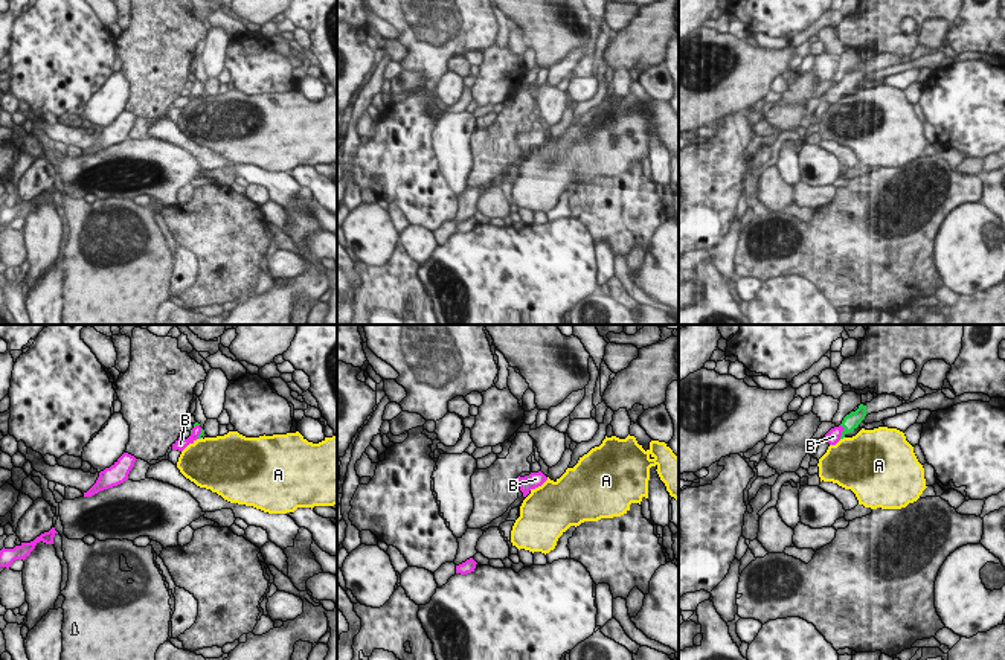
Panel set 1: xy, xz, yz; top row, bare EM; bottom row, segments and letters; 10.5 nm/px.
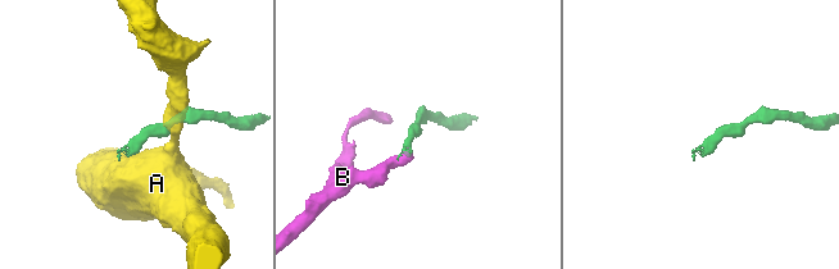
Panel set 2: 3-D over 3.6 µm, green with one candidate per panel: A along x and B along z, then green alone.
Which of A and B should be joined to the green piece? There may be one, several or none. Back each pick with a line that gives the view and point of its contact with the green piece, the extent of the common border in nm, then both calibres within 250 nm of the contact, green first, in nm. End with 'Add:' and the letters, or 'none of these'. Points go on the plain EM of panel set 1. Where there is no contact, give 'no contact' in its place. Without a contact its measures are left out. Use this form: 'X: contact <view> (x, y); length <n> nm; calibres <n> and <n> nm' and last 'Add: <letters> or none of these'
B: contact yz (842, 90); length 160 nm; calibres 170 and 160 nm
Add: B

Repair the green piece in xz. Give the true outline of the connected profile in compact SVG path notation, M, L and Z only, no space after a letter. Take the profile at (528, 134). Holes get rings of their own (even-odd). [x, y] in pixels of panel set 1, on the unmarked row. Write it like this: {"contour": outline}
{"contour": "M538 130L538 131L531 131L529 134L525 136L517 136L517 143L520 145L520 149L523 151L523 155L529 152L531 148L535 148L541 145L547 136Z"}

